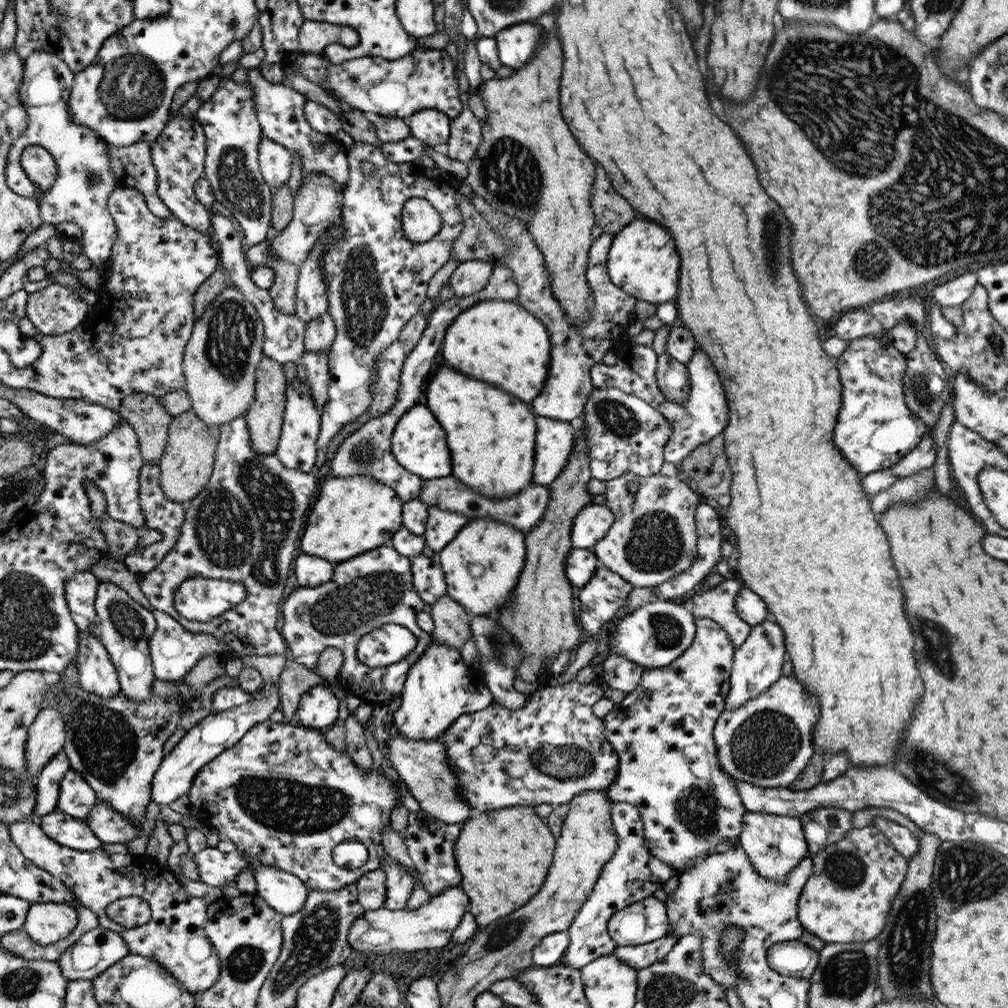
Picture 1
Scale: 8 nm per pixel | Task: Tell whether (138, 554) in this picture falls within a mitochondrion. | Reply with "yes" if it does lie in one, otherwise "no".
no

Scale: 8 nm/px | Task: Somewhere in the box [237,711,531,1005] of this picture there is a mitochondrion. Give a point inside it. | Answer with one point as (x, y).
(314, 938)

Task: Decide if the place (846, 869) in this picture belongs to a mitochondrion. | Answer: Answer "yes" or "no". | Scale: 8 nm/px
yes

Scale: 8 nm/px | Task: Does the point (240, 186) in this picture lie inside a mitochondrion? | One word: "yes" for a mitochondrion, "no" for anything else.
yes

